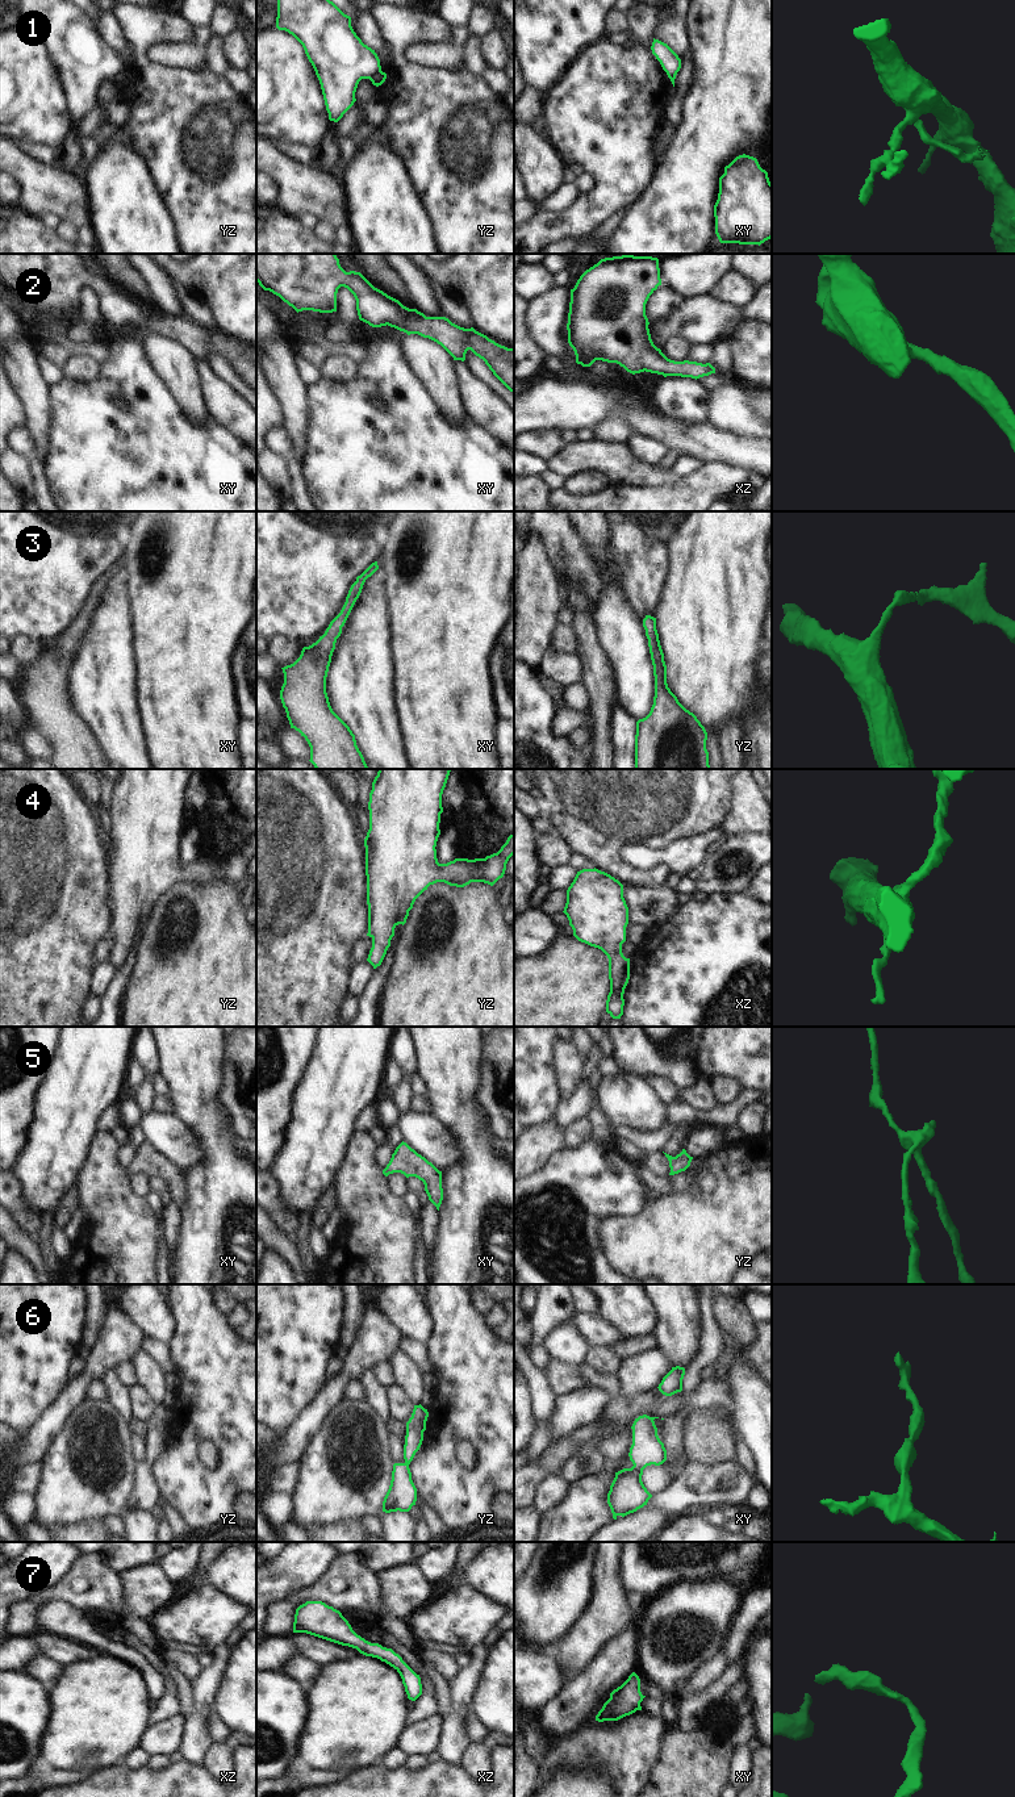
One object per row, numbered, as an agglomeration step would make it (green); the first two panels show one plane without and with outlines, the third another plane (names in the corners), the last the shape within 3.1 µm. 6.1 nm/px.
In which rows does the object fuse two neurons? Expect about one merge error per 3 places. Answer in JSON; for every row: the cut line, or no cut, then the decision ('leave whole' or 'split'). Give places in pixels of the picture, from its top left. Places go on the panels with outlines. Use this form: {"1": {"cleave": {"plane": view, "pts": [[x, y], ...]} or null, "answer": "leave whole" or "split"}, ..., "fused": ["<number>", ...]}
{"1": {"cleave": {"plane": "yz", "pts": [[380, 70], [371, 80]]}, "answer": "split"}, "2": {"cleave": null, "answer": "leave whole"}, "3": {"cleave": null, "answer": "leave whole"}, "4": {"cleave": null, "answer": "leave whole"}, "5": {"cleave": null, "answer": "leave whole"}, "6": {"cleave": null, "answer": "leave whole"}, "7": {"cleave": null, "answer": "leave whole"}, "fused": ["1"]}

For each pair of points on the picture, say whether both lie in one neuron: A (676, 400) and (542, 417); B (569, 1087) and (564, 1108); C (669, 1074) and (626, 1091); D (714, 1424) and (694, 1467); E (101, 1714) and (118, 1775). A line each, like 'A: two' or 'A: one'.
A: two
B: two
C: two
D: two
E: two

